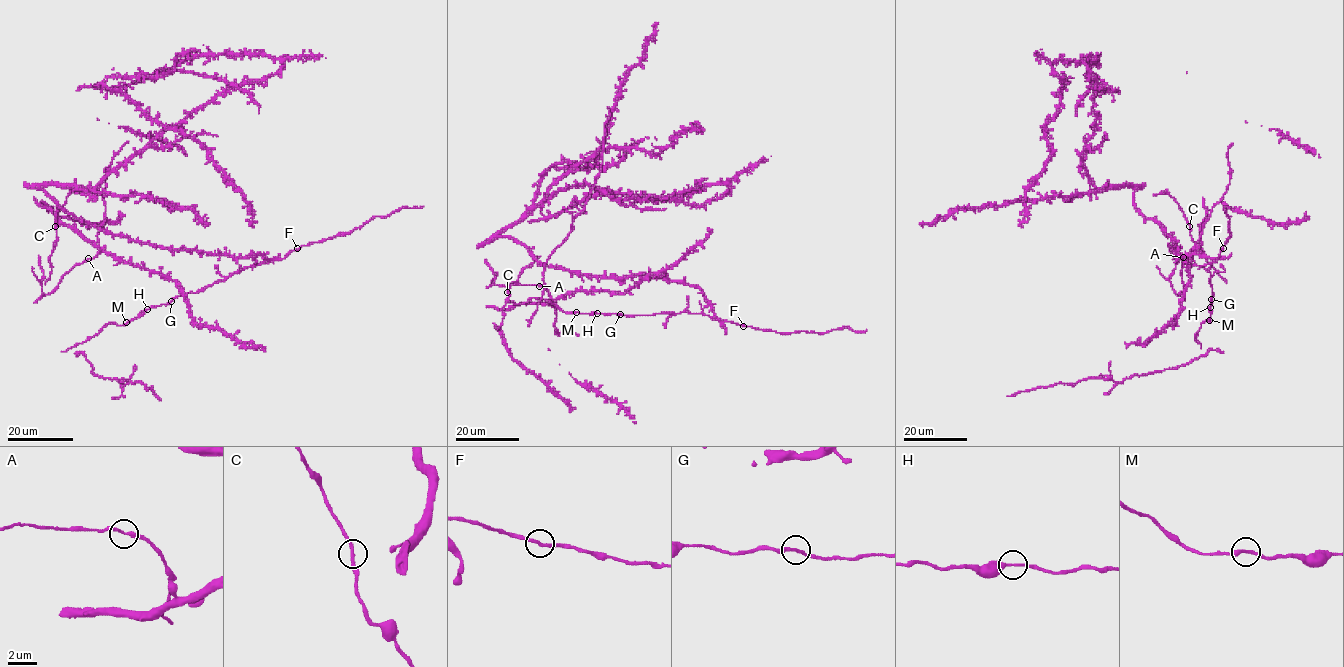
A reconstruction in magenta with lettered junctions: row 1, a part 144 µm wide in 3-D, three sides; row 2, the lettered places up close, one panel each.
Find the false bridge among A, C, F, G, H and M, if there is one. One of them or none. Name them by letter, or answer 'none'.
none

